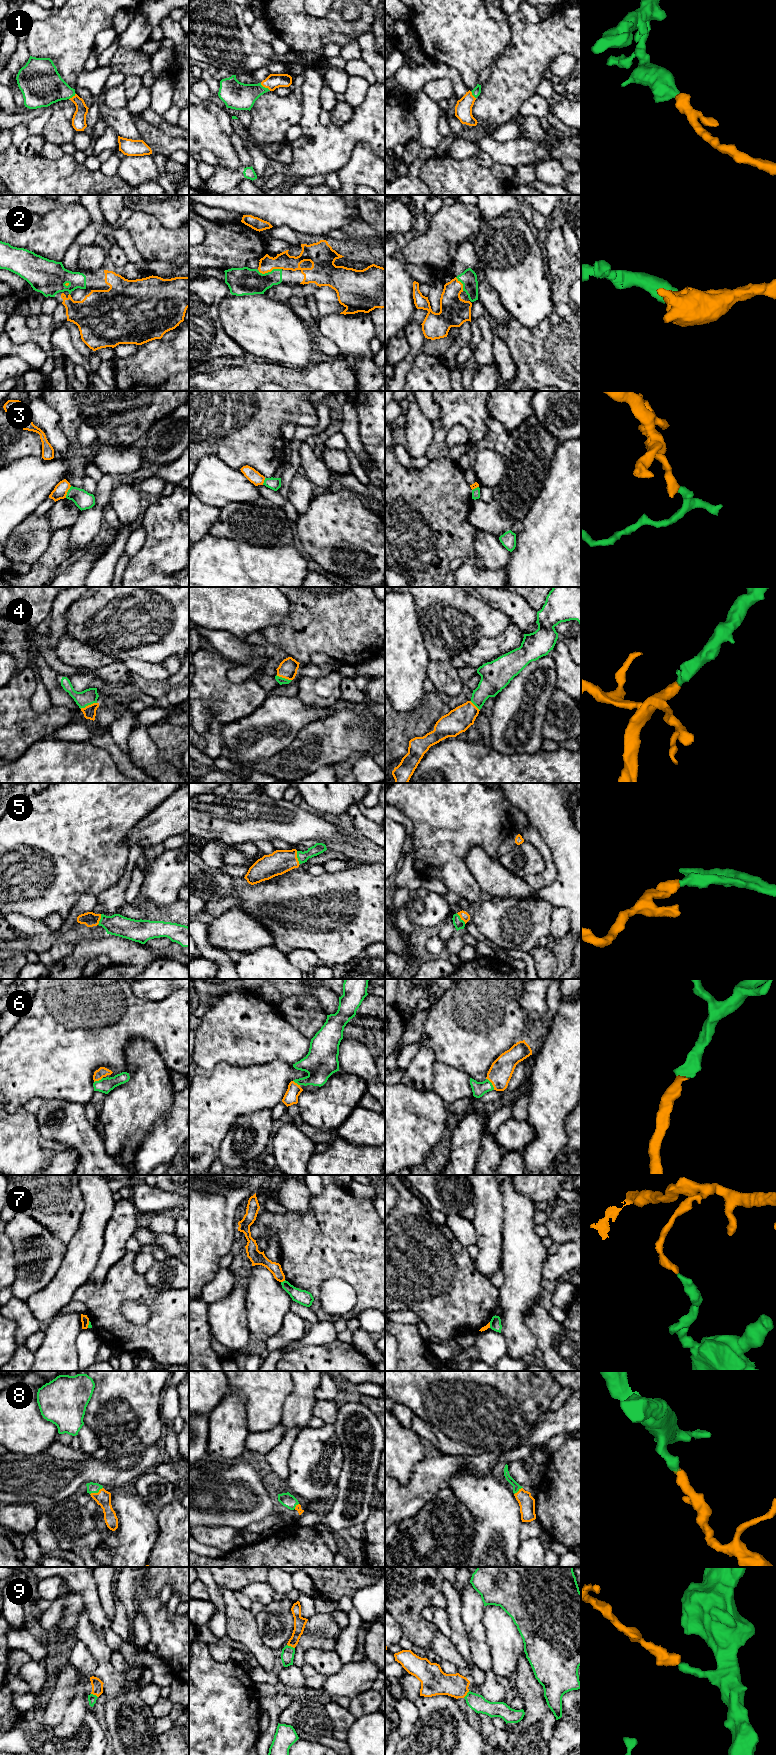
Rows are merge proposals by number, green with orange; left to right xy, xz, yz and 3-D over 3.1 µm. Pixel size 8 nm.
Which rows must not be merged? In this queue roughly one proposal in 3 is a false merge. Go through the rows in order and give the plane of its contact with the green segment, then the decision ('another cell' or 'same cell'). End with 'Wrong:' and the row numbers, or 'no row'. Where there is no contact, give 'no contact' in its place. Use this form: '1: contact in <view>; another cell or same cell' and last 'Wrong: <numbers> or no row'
1: contact in xz; same cell
2: contact in xz; same cell
3: contact in xy; another cell
4: contact in xy; same cell
5: contact in xz; same cell
6: contact in yz; same cell
7: contact in xz; another cell
8: contact in xy; same cell
9: contact in xz; same cell
Wrong: 3, 7

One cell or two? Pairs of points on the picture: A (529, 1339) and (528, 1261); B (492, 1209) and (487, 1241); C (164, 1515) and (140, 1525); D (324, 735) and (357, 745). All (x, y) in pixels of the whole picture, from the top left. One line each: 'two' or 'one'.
A: one
B: one
C: two
D: one

